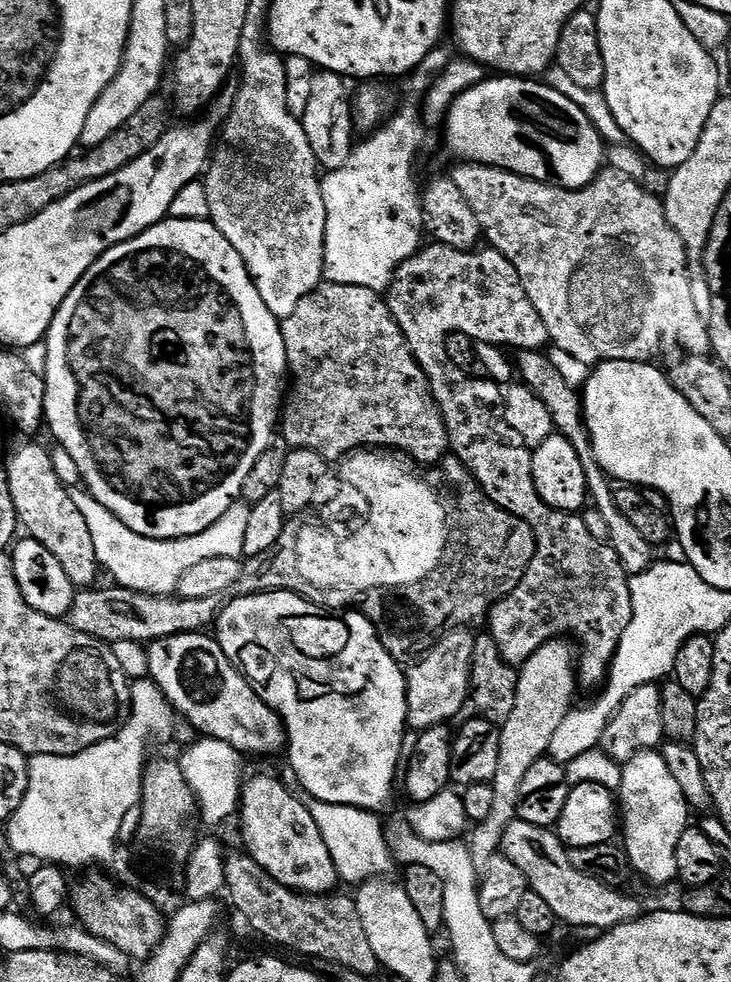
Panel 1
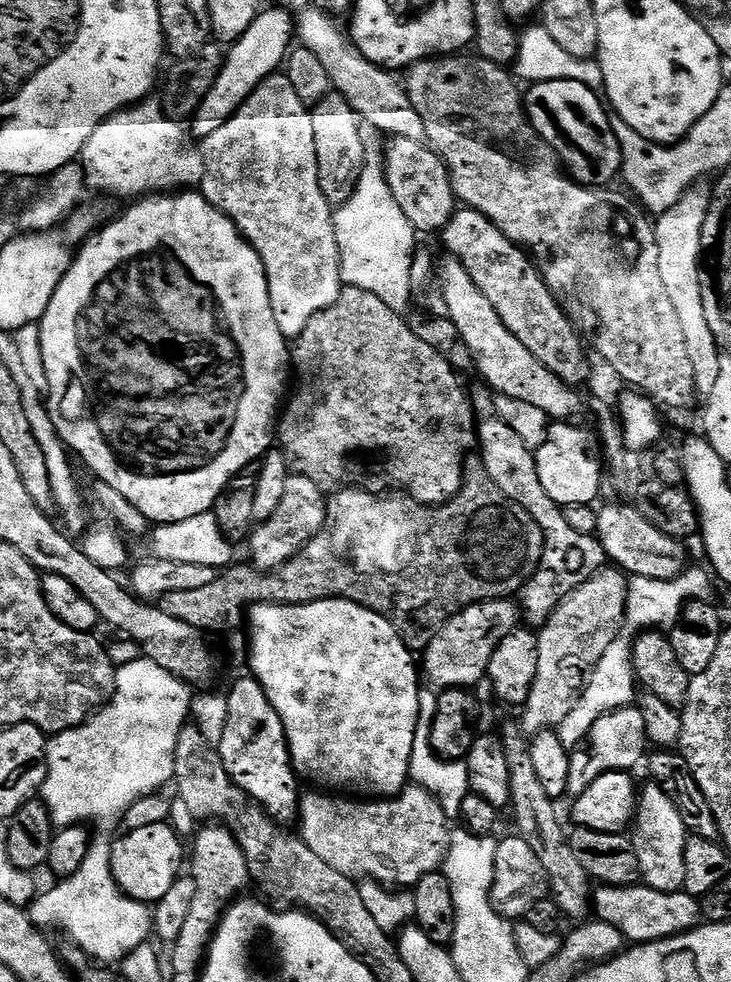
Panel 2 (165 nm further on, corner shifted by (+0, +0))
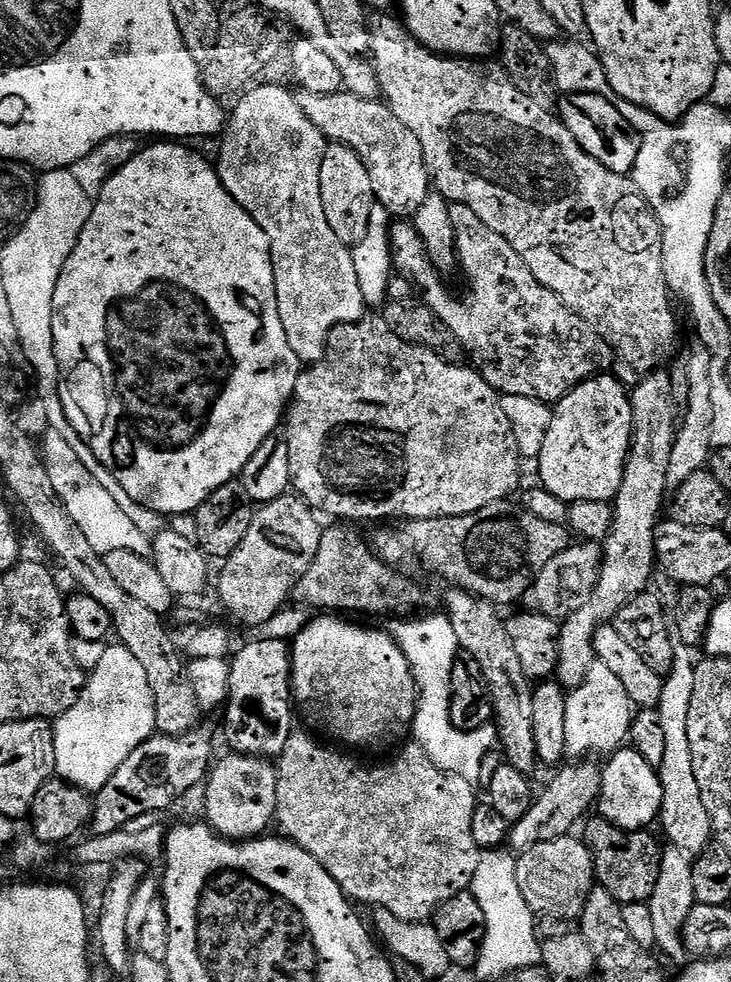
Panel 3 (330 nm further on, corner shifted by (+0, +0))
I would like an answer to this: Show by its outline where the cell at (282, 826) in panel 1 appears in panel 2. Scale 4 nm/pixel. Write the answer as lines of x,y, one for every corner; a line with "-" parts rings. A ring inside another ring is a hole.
245,674
226,692
226,699
228,717
218,745
226,774
230,774
232,781
254,803
262,805
271,820
281,826
295,825
300,814
302,787
300,788
298,773
292,766
286,730
278,710
274,710
270,698
266,698
266,690
251,674

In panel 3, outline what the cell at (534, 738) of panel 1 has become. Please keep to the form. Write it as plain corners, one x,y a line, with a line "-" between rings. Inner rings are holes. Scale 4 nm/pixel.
653,370
647,376
637,379
636,389
633,387
630,392
632,445
628,447
622,486
618,486
618,494
612,504
612,529
602,541
600,572
583,603
560,624
558,680
564,686
574,686
583,681
588,667
594,661
594,626
611,621
629,598
645,591
649,587
648,579
652,576
652,568
654,572
656,526
662,520
660,511
663,508
665,511
666,508
666,493
670,488
670,450
674,446
678,427
678,409
671,402
670,376
667,371
660,371

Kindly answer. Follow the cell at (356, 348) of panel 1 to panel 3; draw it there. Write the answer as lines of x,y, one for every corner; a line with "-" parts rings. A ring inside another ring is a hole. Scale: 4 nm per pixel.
368,314
361,320
353,321
352,324
337,324
329,333
324,345
324,359
301,371
286,409
282,434
286,438
286,446
290,446
291,491
317,513
325,512
328,516
336,516
332,518
341,518
346,522
356,522
352,520
386,522
390,516
401,516
405,522
436,520
440,516
474,514
474,510
482,510
482,506
509,499
513,495
511,492
516,487
517,489
521,487
520,464
522,465
510,418
506,418
506,410
502,410
501,393
495,392
475,367
463,368
462,365
460,362
446,360
428,348
419,348
417,344
398,338
398,334
394,334
394,330
390,330
390,326
386,326
386,322
379,315

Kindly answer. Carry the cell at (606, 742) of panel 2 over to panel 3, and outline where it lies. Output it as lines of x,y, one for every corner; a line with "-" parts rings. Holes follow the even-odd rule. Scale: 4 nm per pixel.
588,762
568,763
565,763
559,769
561,772
545,786
544,793
541,796
539,793
535,797
530,810
526,810
526,814
522,814
522,818
518,818
518,822
511,825
510,844
513,844
516,850
523,850
538,842
550,842
559,836
569,835
573,831
572,827
576,823
577,827
591,813
588,812
591,808
593,811
600,795
601,769
595,768
592,764
584,764

